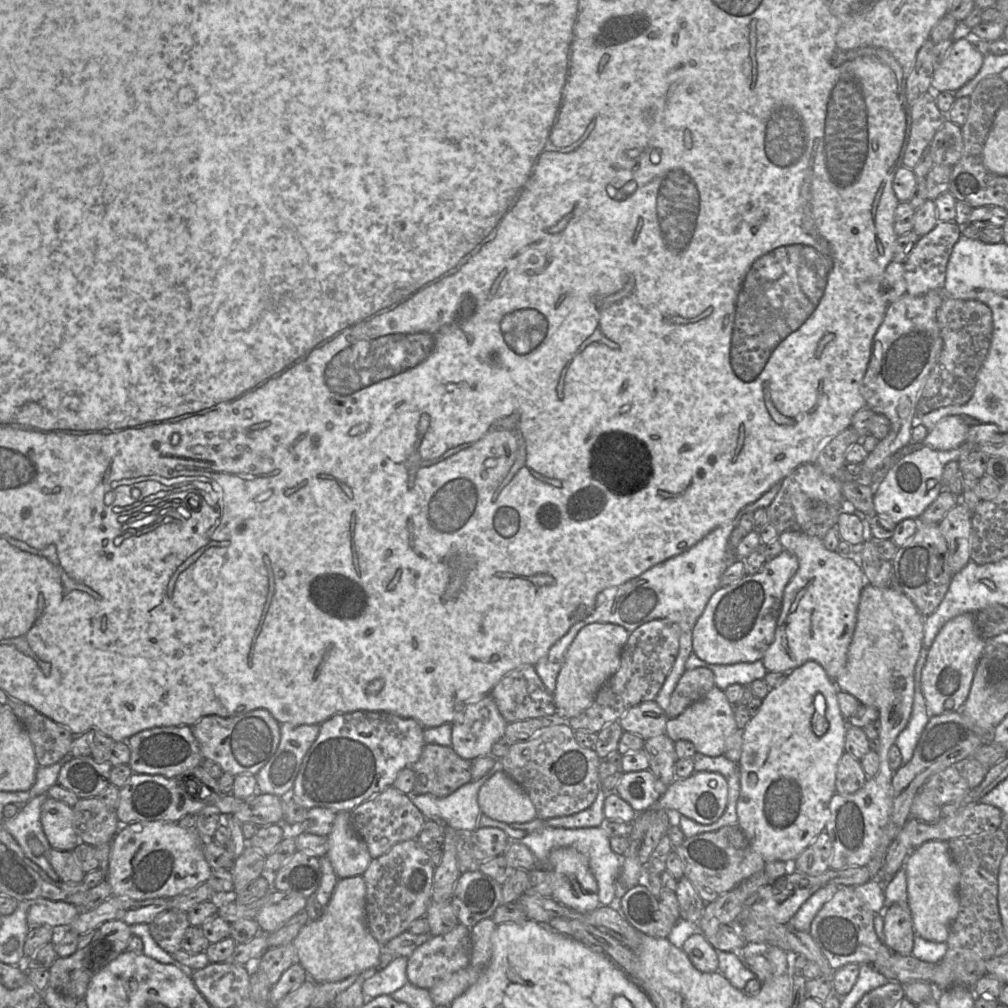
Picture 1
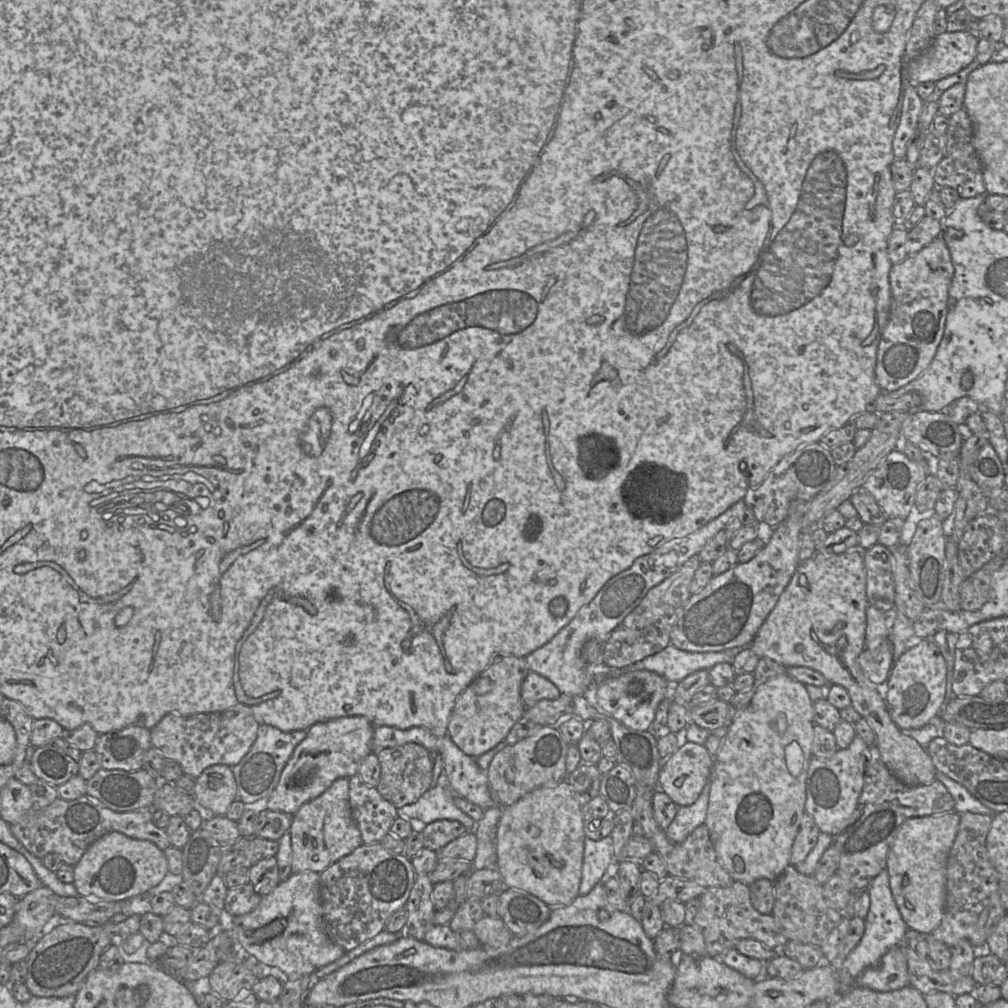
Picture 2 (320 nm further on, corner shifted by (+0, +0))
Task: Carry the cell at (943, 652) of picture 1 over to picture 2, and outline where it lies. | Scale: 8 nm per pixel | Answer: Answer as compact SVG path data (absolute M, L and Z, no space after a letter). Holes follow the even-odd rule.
M931 638L917 640L893 663L887 679L885 702L893 722L902 730L929 723L944 706L947 687L947 665Z

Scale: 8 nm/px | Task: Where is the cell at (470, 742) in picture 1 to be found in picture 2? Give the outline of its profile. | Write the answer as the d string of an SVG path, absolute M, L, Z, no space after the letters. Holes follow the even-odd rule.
M498 656L462 692L451 712L447 731L453 743L463 753L472 758L477 758L505 740L510 729L525 713L520 688L529 671L523 657Z

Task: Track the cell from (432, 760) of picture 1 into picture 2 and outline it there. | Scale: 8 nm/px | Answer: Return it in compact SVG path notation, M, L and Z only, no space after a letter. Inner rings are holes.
M406 743L373 753L376 754L381 766L380 781L376 789L396 808L416 802L423 793L432 787L432 753L422 745Z

